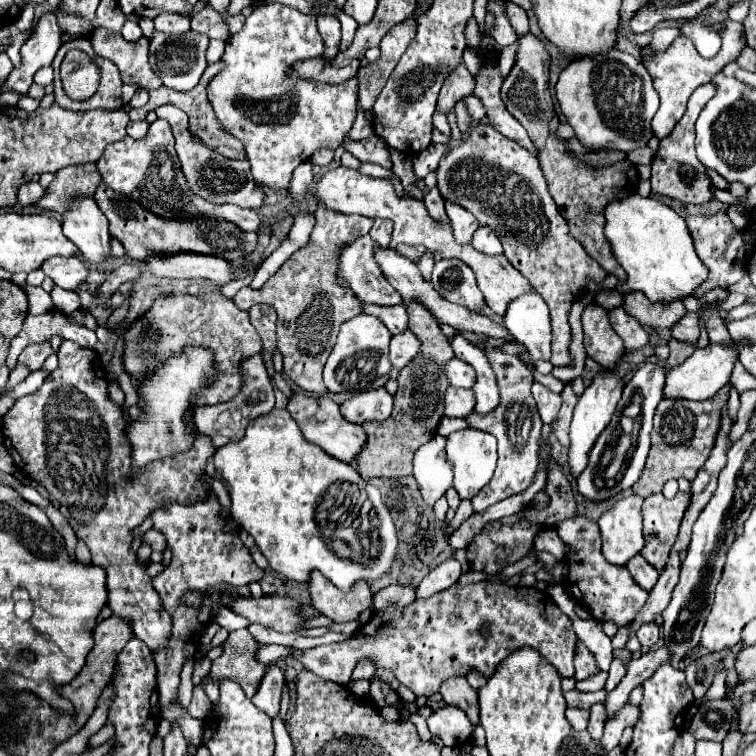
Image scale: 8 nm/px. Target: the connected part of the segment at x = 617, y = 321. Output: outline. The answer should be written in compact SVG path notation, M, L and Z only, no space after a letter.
M623 308L611 310L611 312L609 312L609 318L611 318L611 324L613 324L613 330L621 336L627 352L635 352L635 350L641 350L643 346L647 346L649 334L641 328L641 324L639 324L635 318L629 316Z

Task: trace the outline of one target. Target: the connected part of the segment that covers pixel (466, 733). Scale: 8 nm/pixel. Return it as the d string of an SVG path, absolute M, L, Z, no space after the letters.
M441 706L433 710L433 714L427 718L427 726L433 738L438 738L445 746L463 746L471 734L473 724L459 712L459 708Z

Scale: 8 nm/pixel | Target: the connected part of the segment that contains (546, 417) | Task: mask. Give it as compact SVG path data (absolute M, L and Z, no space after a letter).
M539 382L533 384L533 398L537 402L537 408L539 408L539 414L541 414L541 420L543 424L551 424L559 412L559 394L547 390L545 386L541 386Z

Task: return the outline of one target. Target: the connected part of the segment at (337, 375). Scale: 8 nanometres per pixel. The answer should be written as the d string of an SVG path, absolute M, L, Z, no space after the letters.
M359 314L341 324L337 344L333 346L329 360L323 368L323 382L329 392L363 392L375 378L389 374L391 364L387 360L387 344L391 342L391 332L375 316Z

